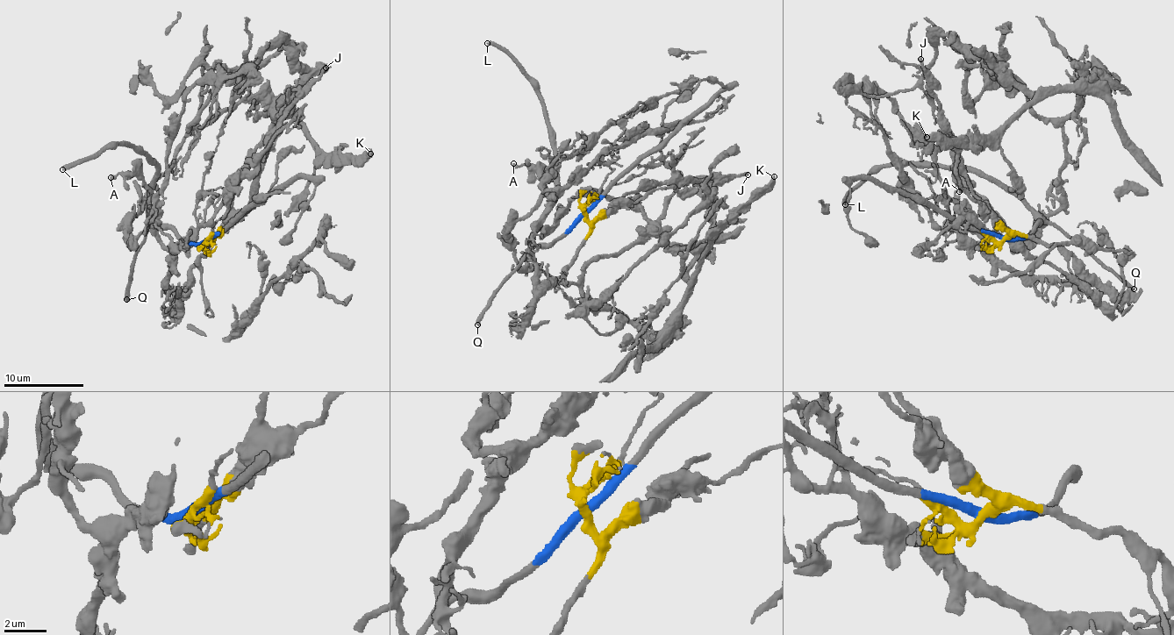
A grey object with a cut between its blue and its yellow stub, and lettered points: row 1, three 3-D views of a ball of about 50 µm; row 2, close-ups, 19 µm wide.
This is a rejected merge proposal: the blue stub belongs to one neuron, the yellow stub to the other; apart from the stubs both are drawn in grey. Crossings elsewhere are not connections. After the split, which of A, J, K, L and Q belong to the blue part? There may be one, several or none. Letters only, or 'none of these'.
L, Q

